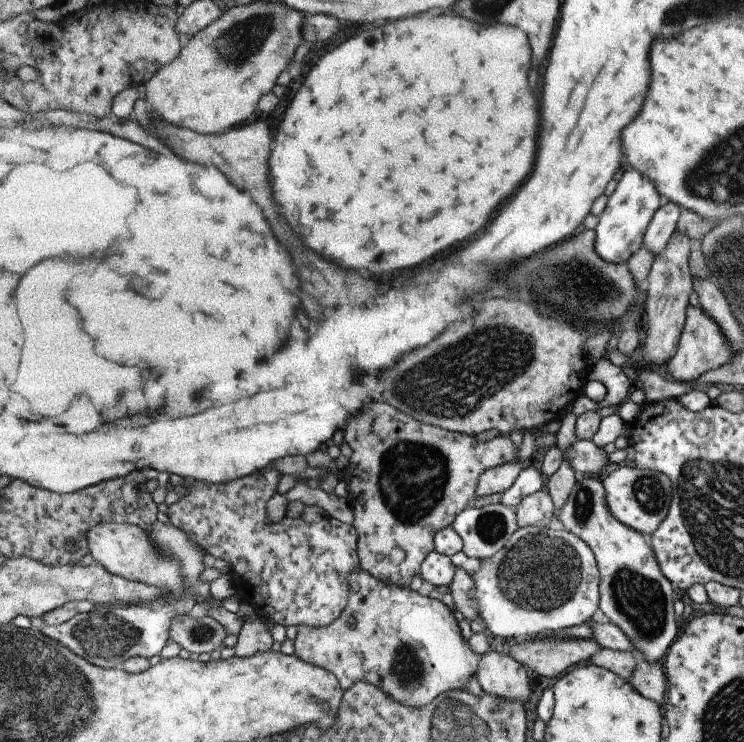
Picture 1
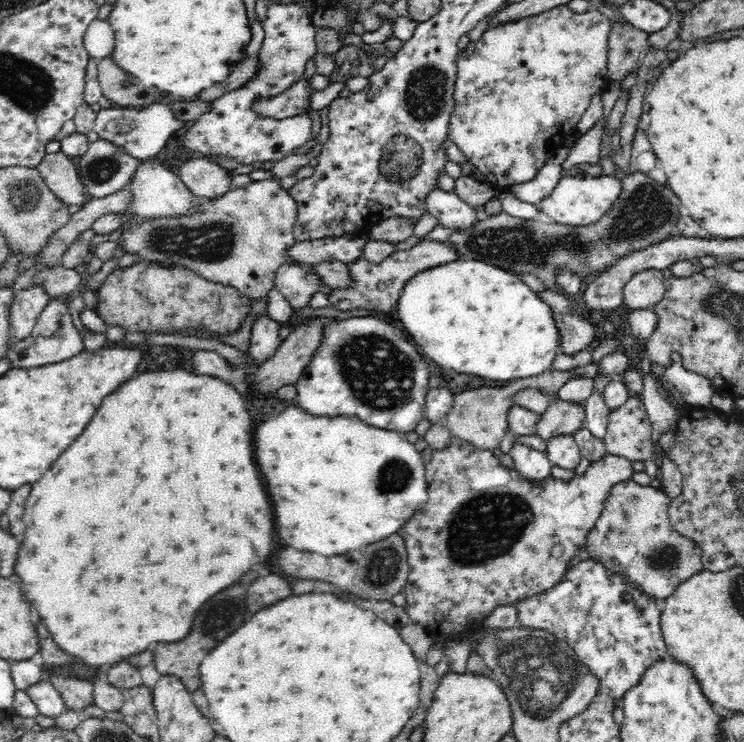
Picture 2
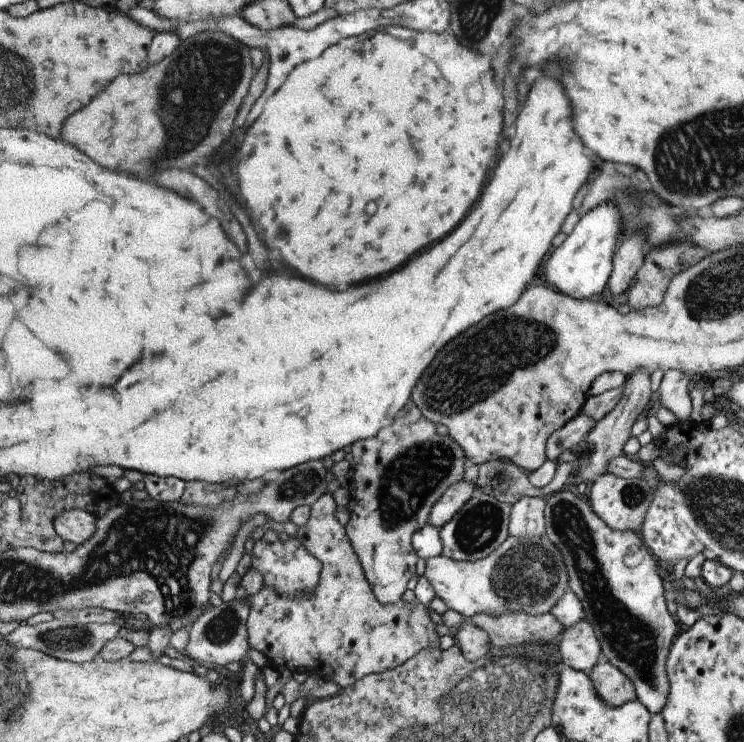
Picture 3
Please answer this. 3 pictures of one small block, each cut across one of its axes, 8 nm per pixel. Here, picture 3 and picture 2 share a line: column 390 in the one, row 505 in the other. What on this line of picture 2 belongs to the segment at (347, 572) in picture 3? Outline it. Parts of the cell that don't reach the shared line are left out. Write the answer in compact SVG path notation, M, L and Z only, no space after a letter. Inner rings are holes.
M634 480L612 488L612 496L608 496L606 506L584 544L590 560L596 560L614 574L632 580L654 600L666 600L672 596L688 576L704 570L696 544L672 528L668 514L672 500L674 498L666 496L662 488L650 484L642 486Z

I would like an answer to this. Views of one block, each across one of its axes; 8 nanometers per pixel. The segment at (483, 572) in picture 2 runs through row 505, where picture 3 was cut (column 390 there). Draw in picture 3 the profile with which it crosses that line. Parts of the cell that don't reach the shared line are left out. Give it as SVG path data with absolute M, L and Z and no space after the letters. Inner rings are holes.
M411 400L391 428L371 440L353 444L353 490L349 500L349 538L361 556L377 598L393 606L401 602L419 558L413 538L429 526L437 502L463 480L467 454L453 436L439 436L437 426Z

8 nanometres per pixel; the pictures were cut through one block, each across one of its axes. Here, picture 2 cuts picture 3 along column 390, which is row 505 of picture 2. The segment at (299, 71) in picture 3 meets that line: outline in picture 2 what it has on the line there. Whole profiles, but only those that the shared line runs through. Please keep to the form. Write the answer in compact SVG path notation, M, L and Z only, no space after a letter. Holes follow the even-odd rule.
M184 366L144 370L122 382L114 392L104 396L92 420L84 432L60 454L52 468L32 484L32 492L26 502L24 514L24 542L20 550L20 560L16 564L16 574L22 578L22 588L28 600L38 602L38 612L48 624L54 640L74 658L88 666L102 668L116 662L126 662L124 658L142 652L148 642L172 642L188 634L192 612L202 606L216 590L232 586L252 564L266 560L272 552L274 542L274 508L262 474L254 458L254 420L246 408L244 396L228 382L208 376L194 374Z

